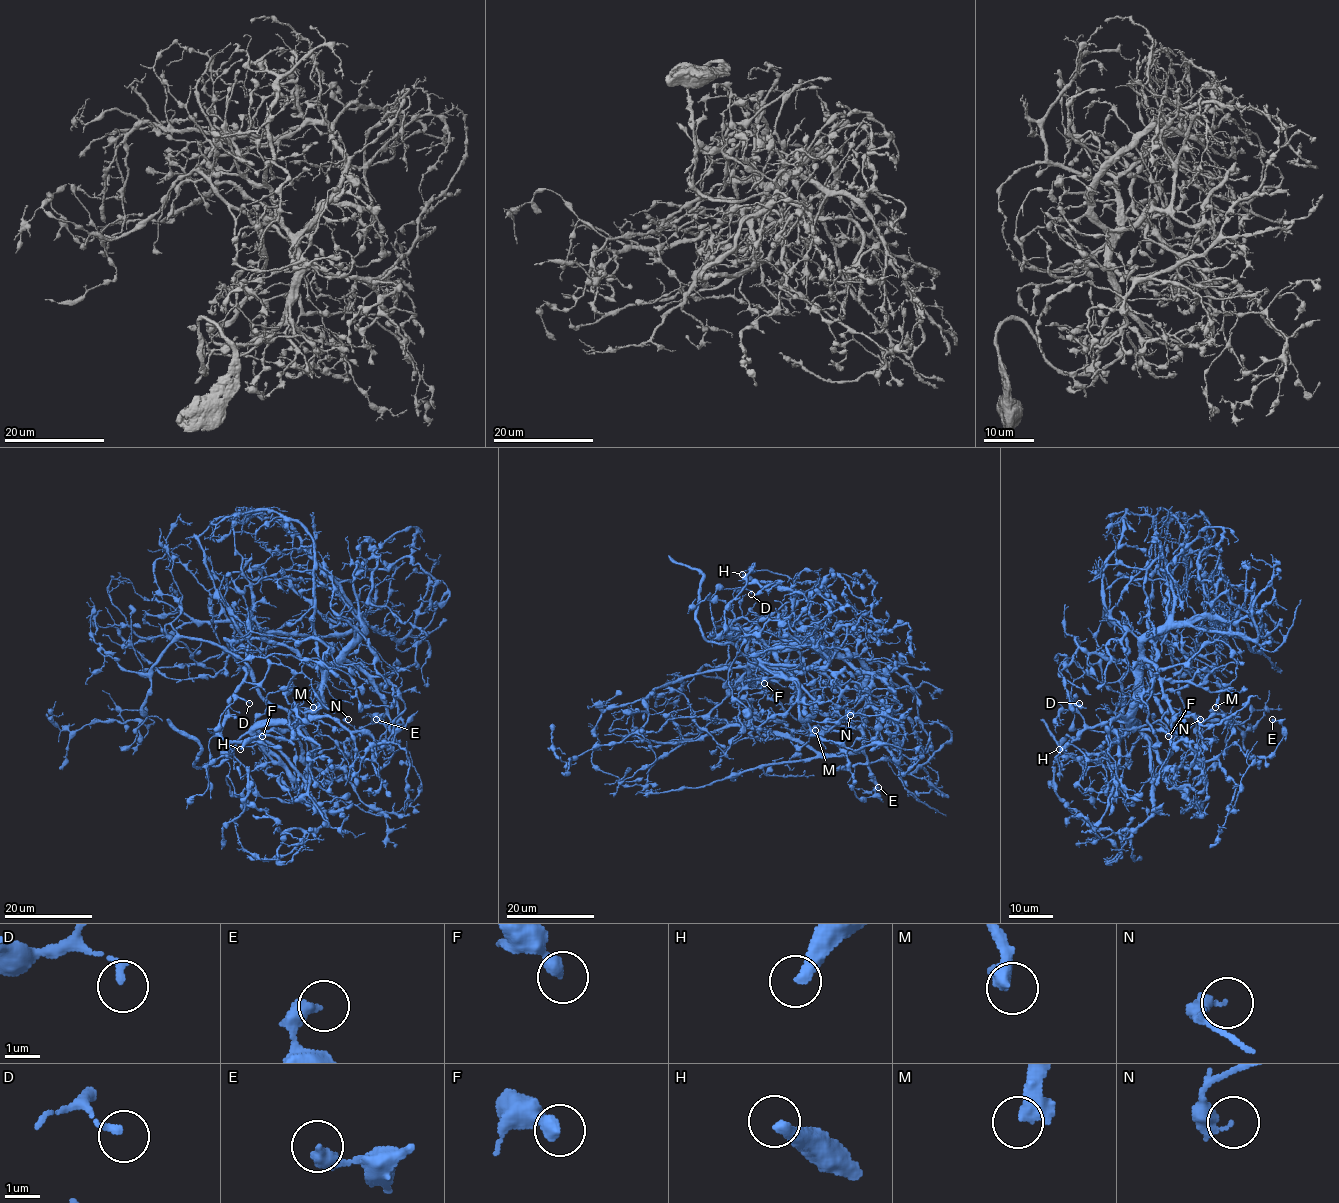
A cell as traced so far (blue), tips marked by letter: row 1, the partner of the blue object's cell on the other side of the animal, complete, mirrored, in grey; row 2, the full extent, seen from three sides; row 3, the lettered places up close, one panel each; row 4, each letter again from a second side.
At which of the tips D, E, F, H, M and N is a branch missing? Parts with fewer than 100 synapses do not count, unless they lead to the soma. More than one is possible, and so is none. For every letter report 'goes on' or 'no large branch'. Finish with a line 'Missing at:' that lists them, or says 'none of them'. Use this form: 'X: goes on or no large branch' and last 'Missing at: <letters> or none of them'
D: no large branch
E: no large branch
F: no large branch
H: no large branch
M: no large branch
N: no large branch
Missing at: none of them

